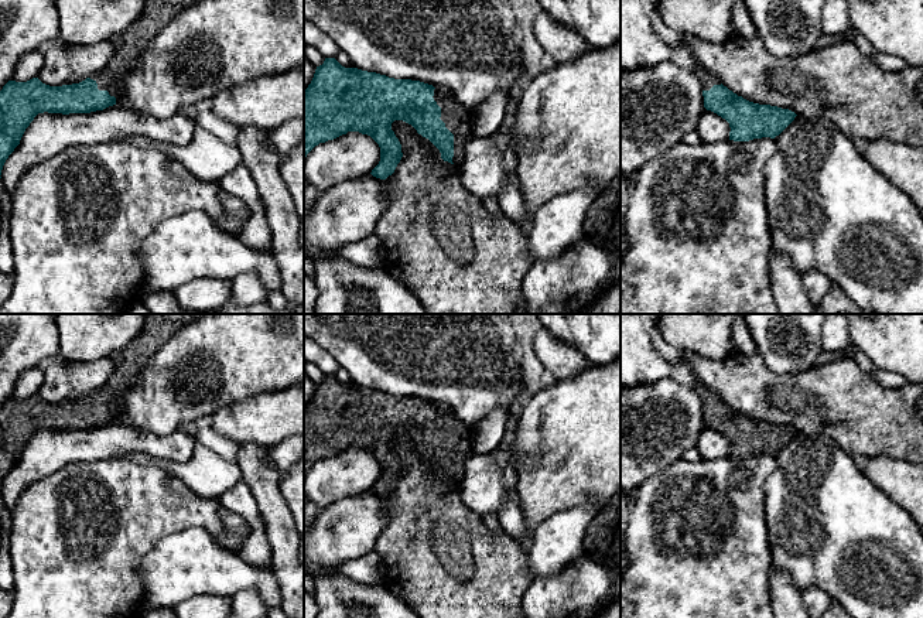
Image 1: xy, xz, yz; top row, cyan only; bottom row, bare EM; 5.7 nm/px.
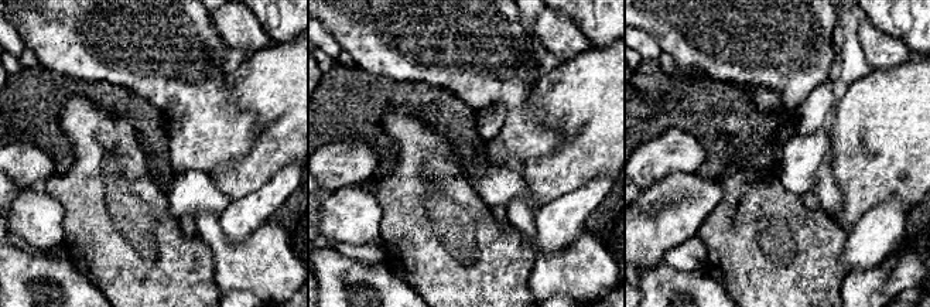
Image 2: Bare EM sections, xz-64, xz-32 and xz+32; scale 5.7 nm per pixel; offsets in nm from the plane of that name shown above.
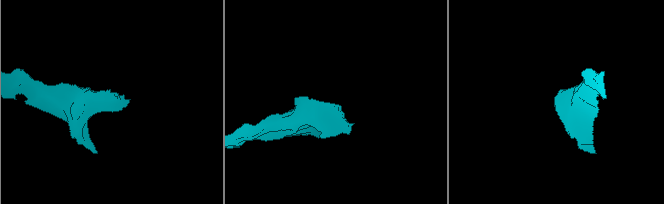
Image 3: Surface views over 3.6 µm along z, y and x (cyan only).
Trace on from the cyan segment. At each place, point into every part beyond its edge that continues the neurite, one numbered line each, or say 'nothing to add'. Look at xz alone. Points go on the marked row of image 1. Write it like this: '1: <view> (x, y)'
1: xz (458, 119)

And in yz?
1: yz (707, 79)

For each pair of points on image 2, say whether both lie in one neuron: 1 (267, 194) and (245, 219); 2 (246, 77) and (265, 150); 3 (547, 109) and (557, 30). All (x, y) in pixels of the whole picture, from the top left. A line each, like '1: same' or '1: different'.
1: same
2: same
3: different

